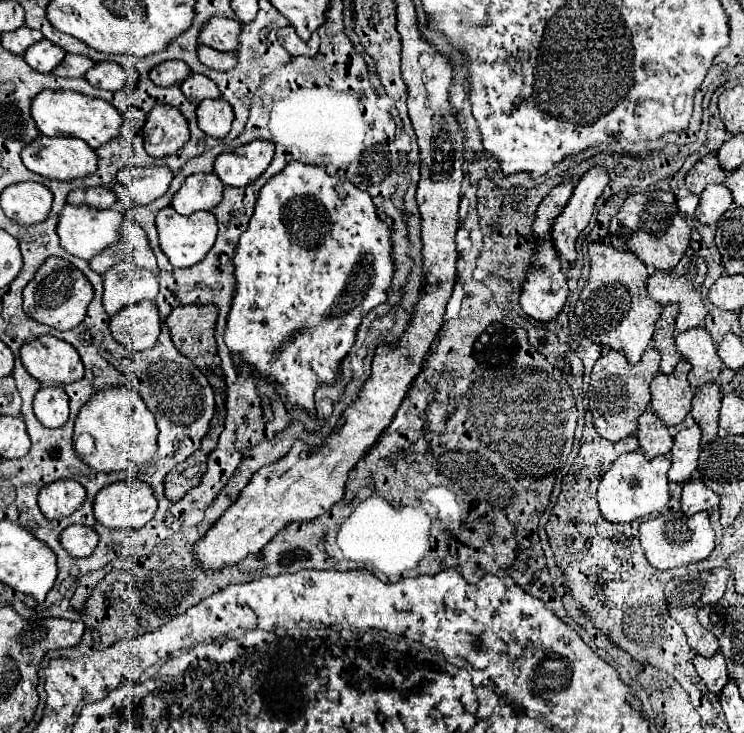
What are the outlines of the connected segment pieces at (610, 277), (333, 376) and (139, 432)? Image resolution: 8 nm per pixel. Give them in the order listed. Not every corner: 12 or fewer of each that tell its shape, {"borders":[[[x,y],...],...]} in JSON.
{"borders":[[[591,242],[575,304],[591,342],[637,364],[661,306],[635,254]],[[291,160],[225,342],[315,416],[393,280],[367,192]],[[129,386],[99,390],[75,418],[87,466],[151,460],[155,418]]]}

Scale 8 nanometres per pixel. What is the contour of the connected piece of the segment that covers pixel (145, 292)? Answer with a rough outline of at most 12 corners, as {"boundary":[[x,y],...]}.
{"boundary":[[131,258],[111,266],[103,306],[115,316],[127,304],[155,300],[157,274]]}

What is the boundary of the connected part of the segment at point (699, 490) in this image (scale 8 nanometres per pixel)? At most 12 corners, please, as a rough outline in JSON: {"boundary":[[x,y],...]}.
{"boundary":[[701,480],[683,484],[683,514],[719,506],[719,496]]}

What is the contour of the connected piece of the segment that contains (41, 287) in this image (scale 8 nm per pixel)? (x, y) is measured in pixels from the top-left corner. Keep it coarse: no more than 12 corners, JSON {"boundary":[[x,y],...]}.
{"boundary":[[51,256],[23,290],[23,310],[69,330],[83,322],[93,286]]}

